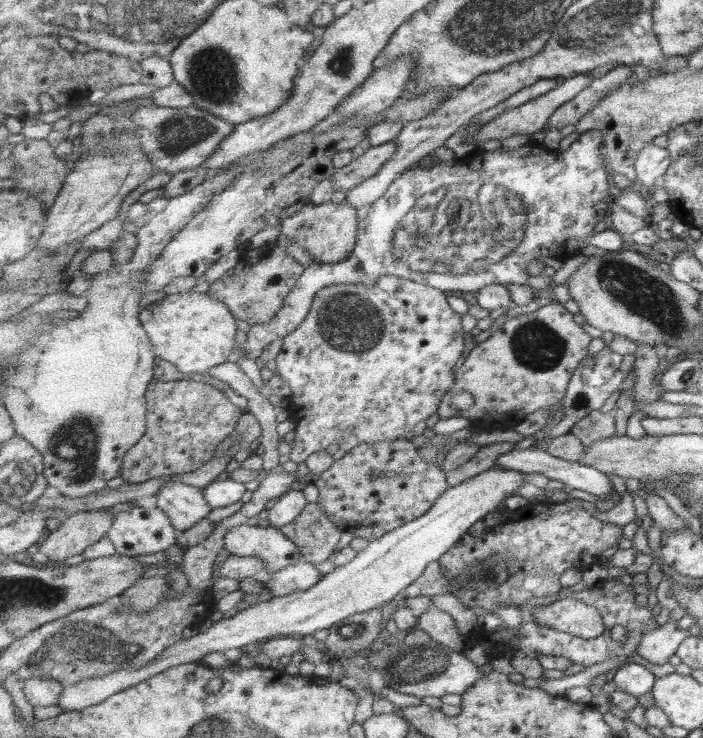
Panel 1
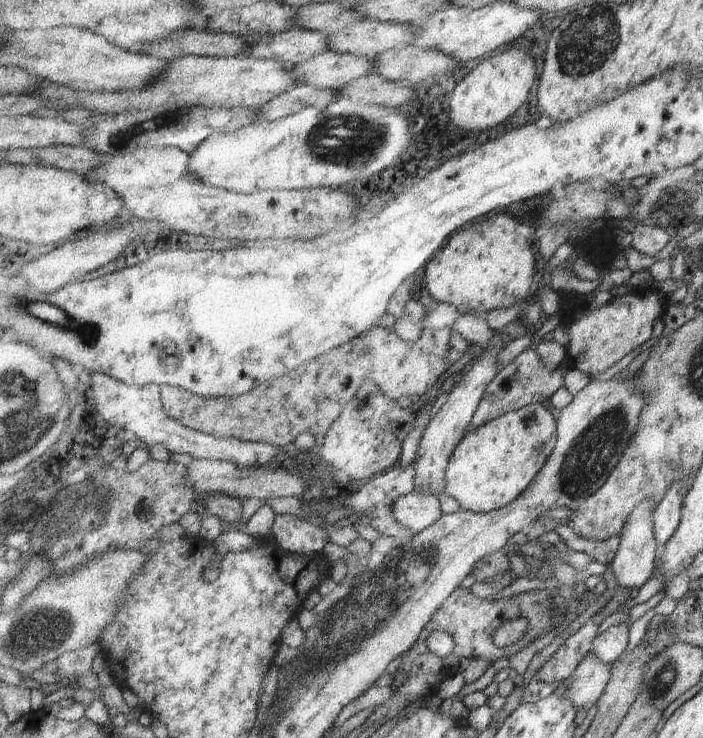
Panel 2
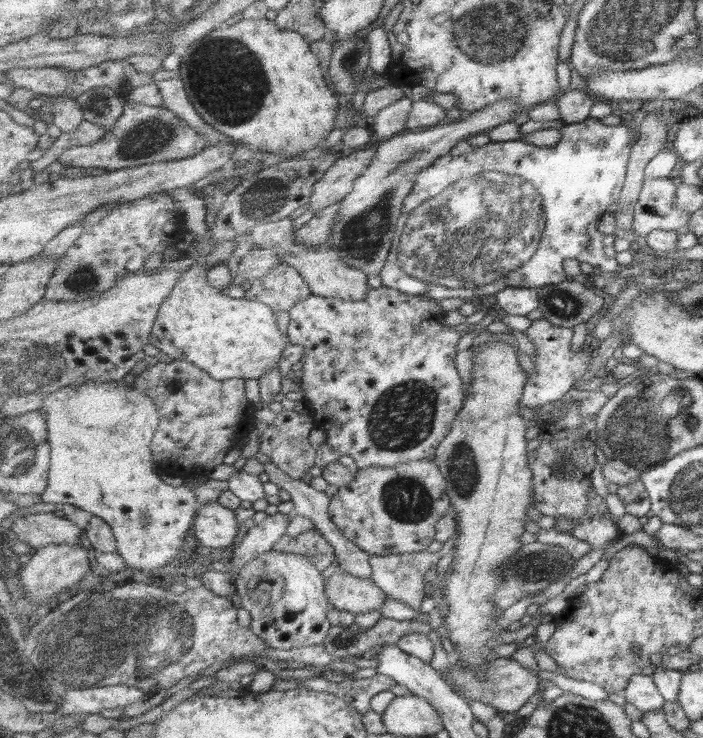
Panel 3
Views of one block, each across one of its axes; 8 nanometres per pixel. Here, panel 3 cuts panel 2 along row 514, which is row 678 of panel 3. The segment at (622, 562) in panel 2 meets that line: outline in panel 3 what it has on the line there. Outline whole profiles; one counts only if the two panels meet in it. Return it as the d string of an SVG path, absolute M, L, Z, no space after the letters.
M640 674L632 678L623 691L626 700L641 712L661 709L664 698L651 675Z

